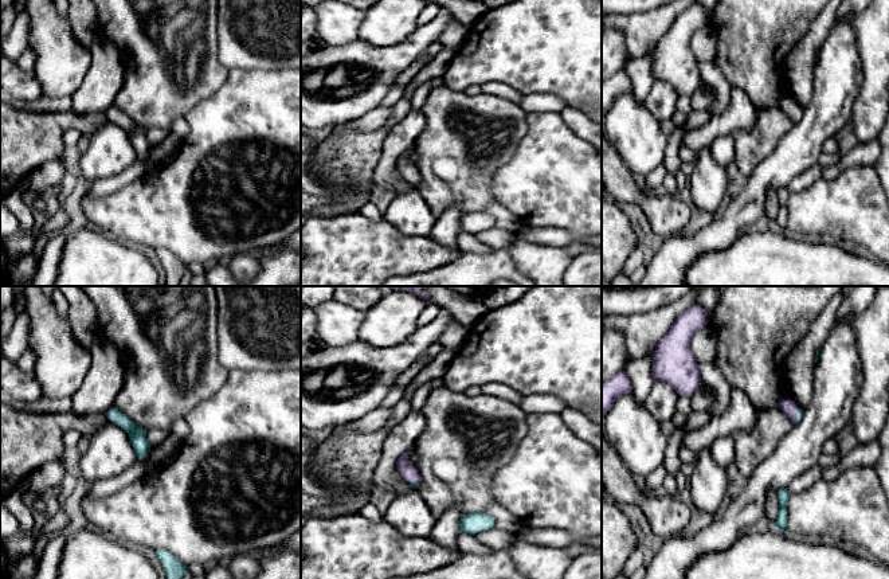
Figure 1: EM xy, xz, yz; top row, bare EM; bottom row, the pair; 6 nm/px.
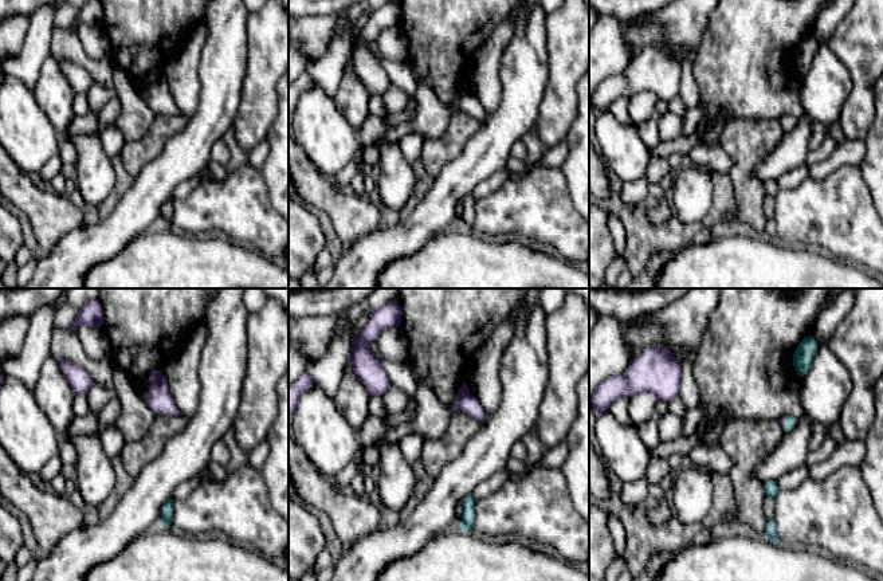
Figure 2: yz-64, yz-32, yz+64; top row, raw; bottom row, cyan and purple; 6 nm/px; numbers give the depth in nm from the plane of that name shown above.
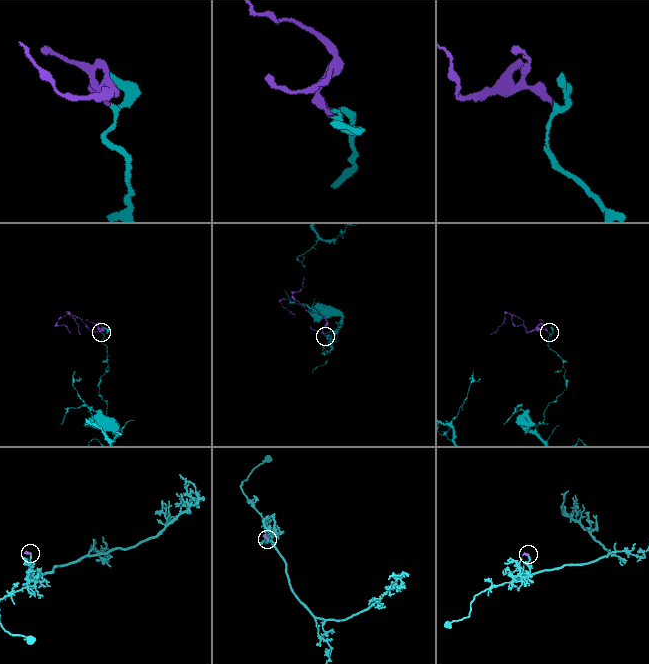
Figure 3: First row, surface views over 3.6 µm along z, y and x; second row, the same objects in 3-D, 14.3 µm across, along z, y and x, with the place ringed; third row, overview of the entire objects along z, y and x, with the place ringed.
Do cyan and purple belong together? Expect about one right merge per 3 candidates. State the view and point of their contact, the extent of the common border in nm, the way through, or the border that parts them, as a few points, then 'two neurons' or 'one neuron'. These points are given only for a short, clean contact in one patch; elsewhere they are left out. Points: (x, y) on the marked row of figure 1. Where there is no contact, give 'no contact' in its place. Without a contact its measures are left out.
meets cyan in yz at (798, 415); contact 100 nm long; one neuron

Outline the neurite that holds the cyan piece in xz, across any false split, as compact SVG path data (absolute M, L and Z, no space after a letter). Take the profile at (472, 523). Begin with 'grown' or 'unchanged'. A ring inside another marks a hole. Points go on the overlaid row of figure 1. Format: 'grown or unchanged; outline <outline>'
unchanged; outline M471 512L462 515L459 520L461 532L475 535L482 531L489 531L494 527L494 519L485 512Z

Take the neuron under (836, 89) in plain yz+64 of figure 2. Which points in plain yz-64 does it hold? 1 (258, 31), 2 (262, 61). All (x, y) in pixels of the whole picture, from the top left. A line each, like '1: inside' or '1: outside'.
1: outside
2: outside

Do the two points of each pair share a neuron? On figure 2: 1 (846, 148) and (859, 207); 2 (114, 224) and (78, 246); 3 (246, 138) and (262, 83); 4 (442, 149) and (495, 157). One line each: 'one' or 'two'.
1: two
2: one
3: one
4: two

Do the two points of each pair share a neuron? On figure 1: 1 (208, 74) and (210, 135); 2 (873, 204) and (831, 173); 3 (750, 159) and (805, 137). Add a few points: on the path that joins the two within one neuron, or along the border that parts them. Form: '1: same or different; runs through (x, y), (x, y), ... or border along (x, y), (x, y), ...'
1: different; border along (228, 73), (212, 94), (184, 116)
2: different; border along (866, 165), (850, 165), (833, 179), (822, 177)
3: different; border along (792, 124), (792, 128), (752, 172)

